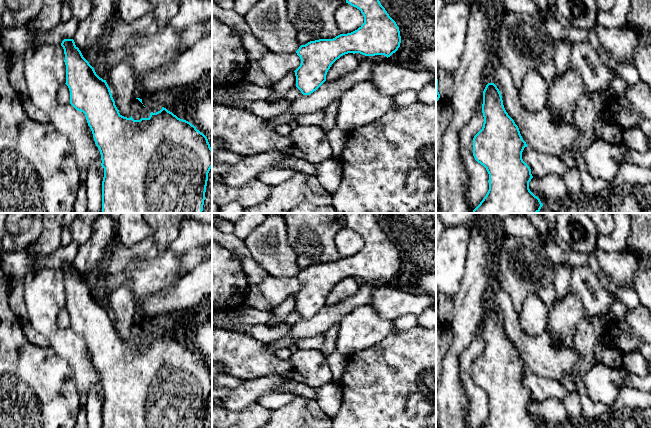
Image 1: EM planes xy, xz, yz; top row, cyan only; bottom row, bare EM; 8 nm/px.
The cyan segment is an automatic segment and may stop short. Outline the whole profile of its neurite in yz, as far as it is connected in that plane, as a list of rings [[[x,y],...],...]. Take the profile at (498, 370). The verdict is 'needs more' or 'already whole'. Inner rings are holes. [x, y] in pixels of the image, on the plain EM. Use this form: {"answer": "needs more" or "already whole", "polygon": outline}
{"answer": "already whole", "polygon": [[[488,307],[483,315],[482,337],[484,347],[473,362],[473,380],[489,398],[489,414],[480,428],[542,428],[529,413],[533,400],[522,383],[522,376],[528,369],[506,336],[501,317],[494,307]]]}

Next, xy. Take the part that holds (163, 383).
{"answer": "already whole", "polygon": [[[64,263],[61,270],[63,271],[65,278],[65,308],[68,310],[70,315],[70,328],[76,334],[85,338],[95,368],[99,372],[101,378],[101,390],[104,392],[104,401],[102,405],[102,428],[204,428],[208,397],[212,392],[212,372],[210,371],[207,361],[197,354],[190,346],[178,342],[164,331],[156,337],[151,336],[148,342],[141,342],[140,344],[134,344],[132,340],[130,342],[122,340],[115,329],[115,325],[106,304],[103,304],[96,298],[94,292],[83,281],[79,272],[75,269],[74,264]]]}

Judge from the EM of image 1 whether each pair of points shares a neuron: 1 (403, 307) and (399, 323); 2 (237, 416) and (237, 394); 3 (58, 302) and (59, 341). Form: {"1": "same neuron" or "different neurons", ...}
{"1": "different neurons", "2": "different neurons", "3": "same neuron"}

